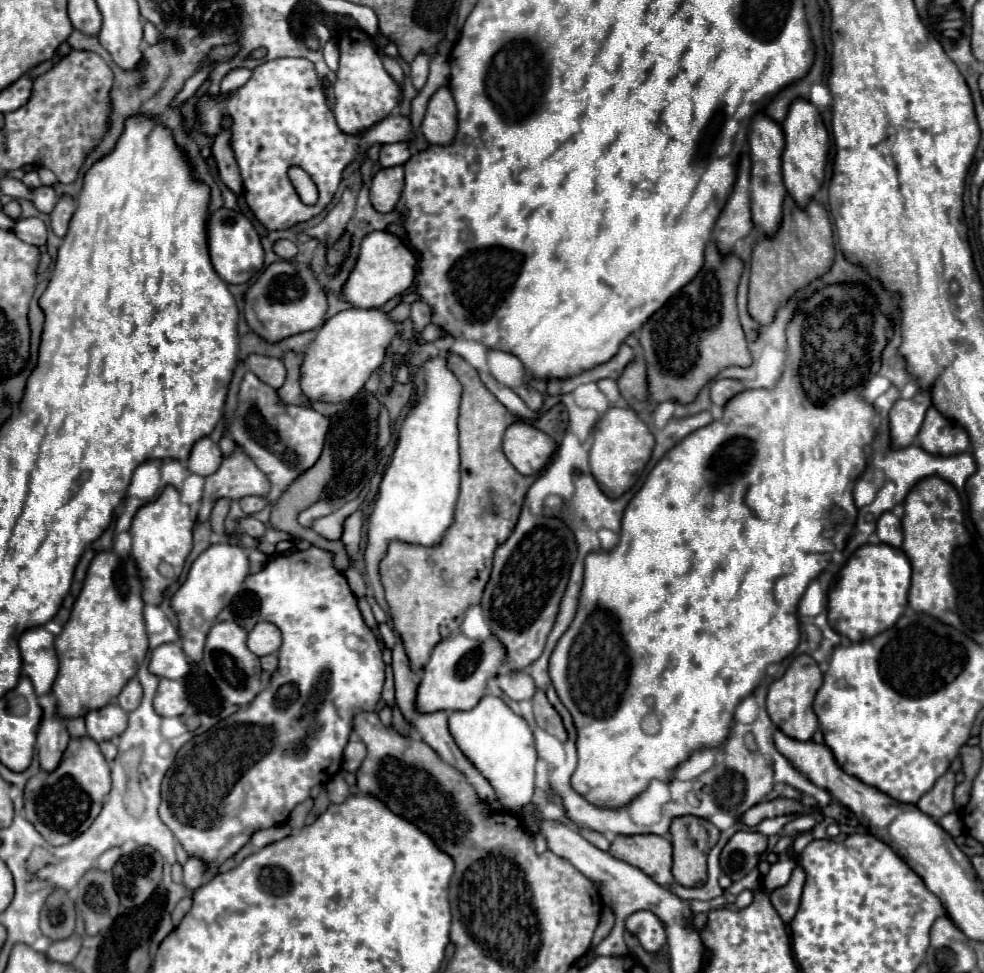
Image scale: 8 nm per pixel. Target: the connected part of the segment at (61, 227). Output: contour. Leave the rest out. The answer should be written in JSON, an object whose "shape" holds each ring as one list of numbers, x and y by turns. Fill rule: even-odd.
{"shape":[[62,195,54,207,54,211,50,213,50,225,52,225,52,231,58,235,58,237,64,237,66,231,68,231,68,223,74,215,74,209,76,209,76,201,72,195]]}

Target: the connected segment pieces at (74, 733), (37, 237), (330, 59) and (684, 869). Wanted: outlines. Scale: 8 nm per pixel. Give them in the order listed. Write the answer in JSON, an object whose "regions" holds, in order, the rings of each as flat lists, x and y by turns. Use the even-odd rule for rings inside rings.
{"regions":[[[70,717,68,719,68,733,70,733,70,737,82,737,82,735,86,735,84,717]],[[28,217,28,219,18,219,16,225,14,225,14,233,30,243,30,245,36,245,36,247,42,247,46,245,46,225,42,219,38,217]],[[334,40,328,41,323,47,323,55,328,67,336,72,339,65,339,50,337,42]],[[678,817,672,821,670,837,674,845,672,875,682,887,706,881,706,855,716,845,720,831,700,817]]]}

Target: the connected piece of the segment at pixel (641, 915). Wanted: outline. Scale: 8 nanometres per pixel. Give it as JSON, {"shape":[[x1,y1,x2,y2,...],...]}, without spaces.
{"shape":[[636,911,626,919,626,929,634,933,648,953,656,953,666,943,666,929,652,911]]}

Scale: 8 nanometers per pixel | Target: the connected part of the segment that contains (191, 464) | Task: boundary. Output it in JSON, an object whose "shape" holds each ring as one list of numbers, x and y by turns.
{"shape":[[204,437,194,443,190,459,188,459,188,469,192,473,204,475,204,477,212,475,220,467,220,463,222,463,222,453,212,439]]}

